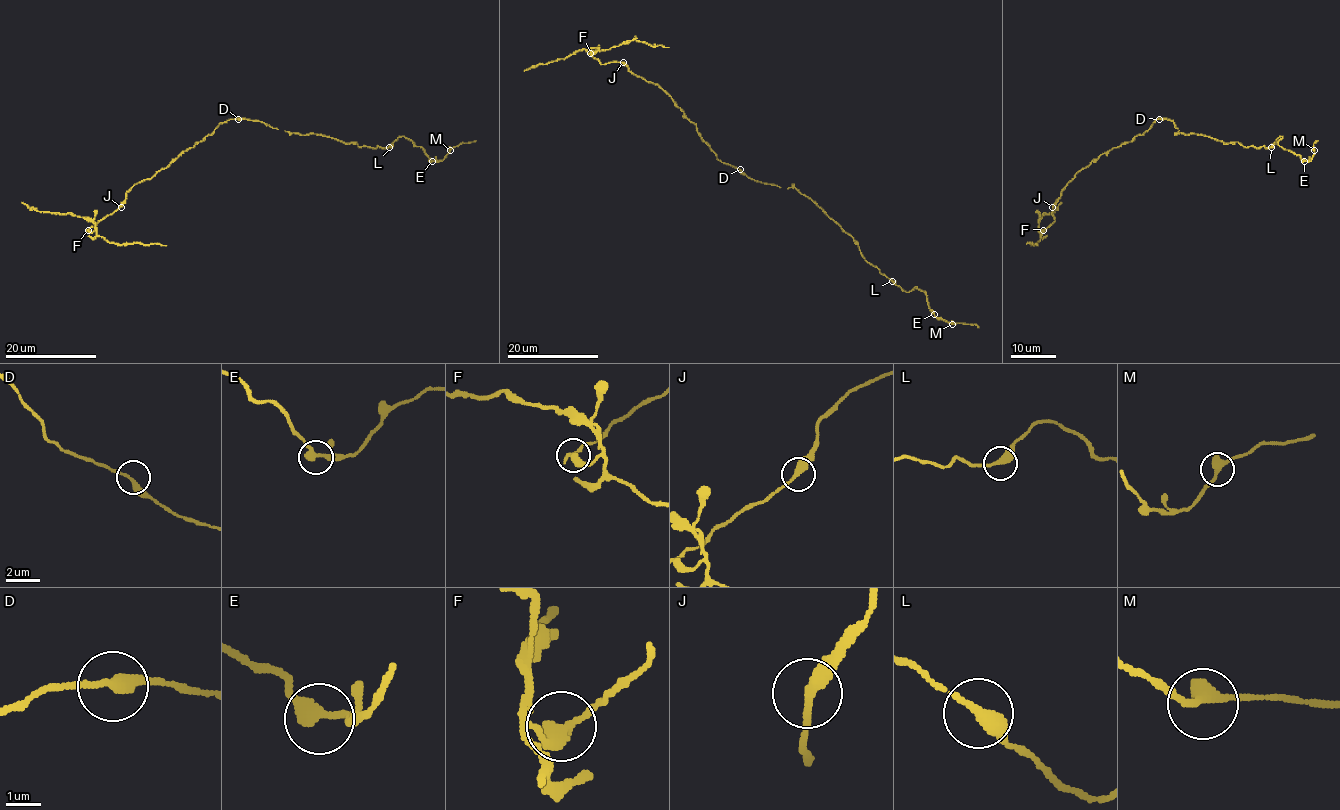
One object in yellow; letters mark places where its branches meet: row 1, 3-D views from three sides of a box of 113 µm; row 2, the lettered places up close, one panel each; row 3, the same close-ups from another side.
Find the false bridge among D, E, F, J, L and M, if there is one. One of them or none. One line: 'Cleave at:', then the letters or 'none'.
Cleave at: F

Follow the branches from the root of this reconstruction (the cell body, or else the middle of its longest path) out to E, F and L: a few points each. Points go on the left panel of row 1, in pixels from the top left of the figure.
E: (237, 119), (355, 142), (360, 147), (387, 147), (403, 136), (432, 161)
F: (237, 119), (221, 122), (168, 166), (137, 183), (116, 210), (88, 229)
L: (237, 119), (258, 120), (299, 135), (318, 134), (344, 143), (355, 142), (360, 147), (389, 147)

